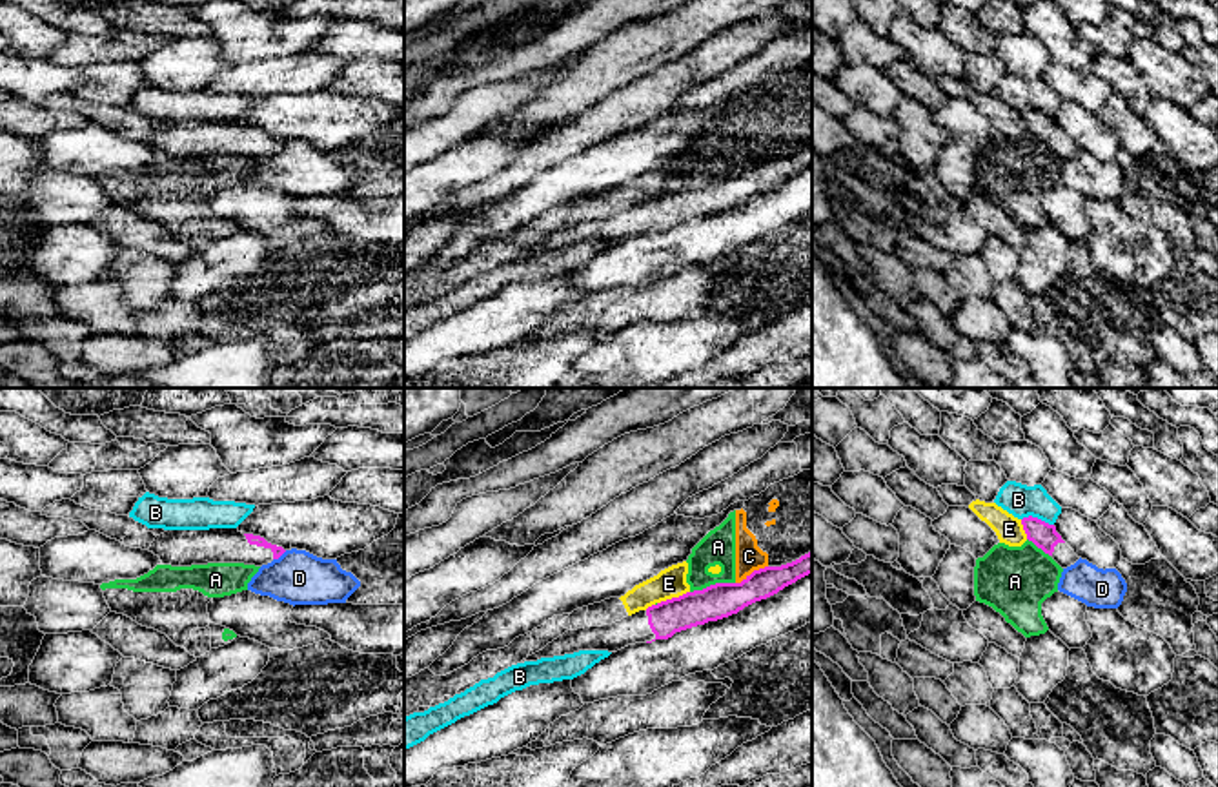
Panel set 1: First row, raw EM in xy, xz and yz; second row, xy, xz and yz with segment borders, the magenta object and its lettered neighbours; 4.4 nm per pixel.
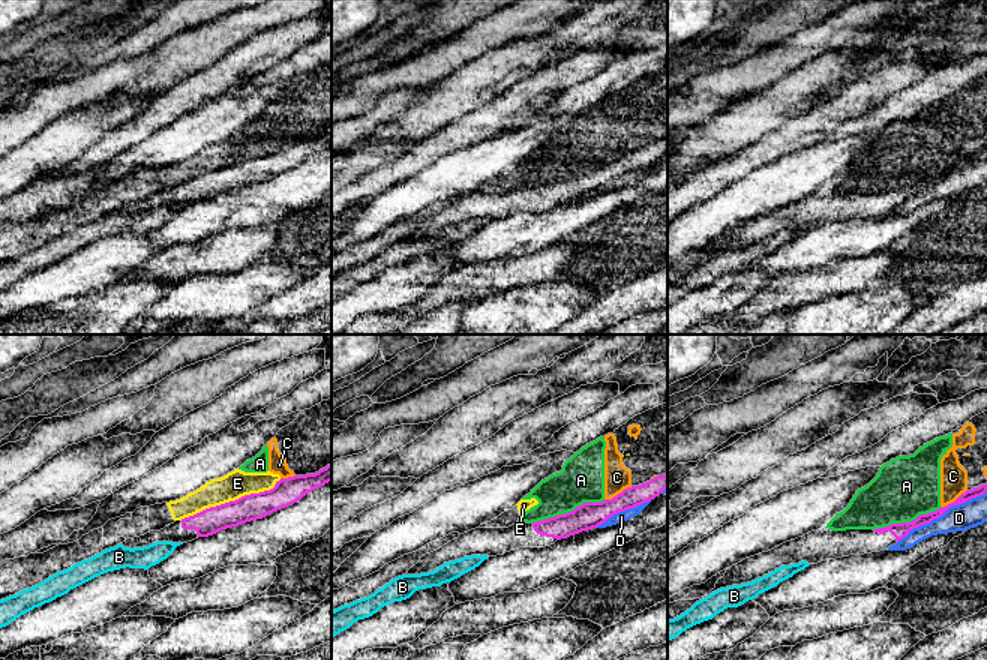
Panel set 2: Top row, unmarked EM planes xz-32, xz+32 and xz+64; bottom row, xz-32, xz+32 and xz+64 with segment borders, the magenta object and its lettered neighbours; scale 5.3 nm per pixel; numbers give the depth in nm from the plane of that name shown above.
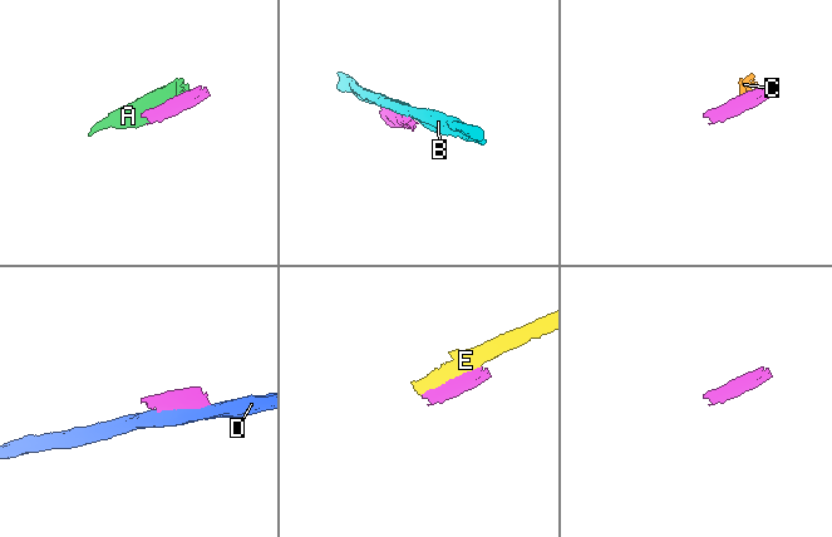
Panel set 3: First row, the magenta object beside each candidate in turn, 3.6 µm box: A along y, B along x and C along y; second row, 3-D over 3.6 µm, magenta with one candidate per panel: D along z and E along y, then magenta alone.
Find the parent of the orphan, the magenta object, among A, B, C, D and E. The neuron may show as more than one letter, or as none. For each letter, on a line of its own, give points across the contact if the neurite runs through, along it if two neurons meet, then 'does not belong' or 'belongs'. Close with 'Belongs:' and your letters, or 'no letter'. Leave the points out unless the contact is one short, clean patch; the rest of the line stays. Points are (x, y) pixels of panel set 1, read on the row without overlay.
A: along xz (734, 173), (716, 173), (690, 184) | does not belong
B: does not belong
C: does not belong
D: does not belong
E: does not belong
Belongs: no letter

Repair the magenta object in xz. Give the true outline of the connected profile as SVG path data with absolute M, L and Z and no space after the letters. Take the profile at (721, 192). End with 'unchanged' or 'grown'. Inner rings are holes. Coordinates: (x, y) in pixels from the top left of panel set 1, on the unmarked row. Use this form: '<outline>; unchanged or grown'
M812 144L781 158L754 162L741 175L716 175L703 182L661 193L612 217L568 222L521 255L579 242L617 244L635 235L668 231L675 224L737 206L808 166L812 166Z; grown

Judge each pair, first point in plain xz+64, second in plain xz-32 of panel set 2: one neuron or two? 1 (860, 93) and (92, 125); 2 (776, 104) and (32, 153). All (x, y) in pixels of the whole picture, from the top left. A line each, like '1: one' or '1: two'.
1: two
2: two

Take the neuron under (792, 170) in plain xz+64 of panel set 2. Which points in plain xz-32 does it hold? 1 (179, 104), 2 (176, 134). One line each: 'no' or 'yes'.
1: no
2: yes

